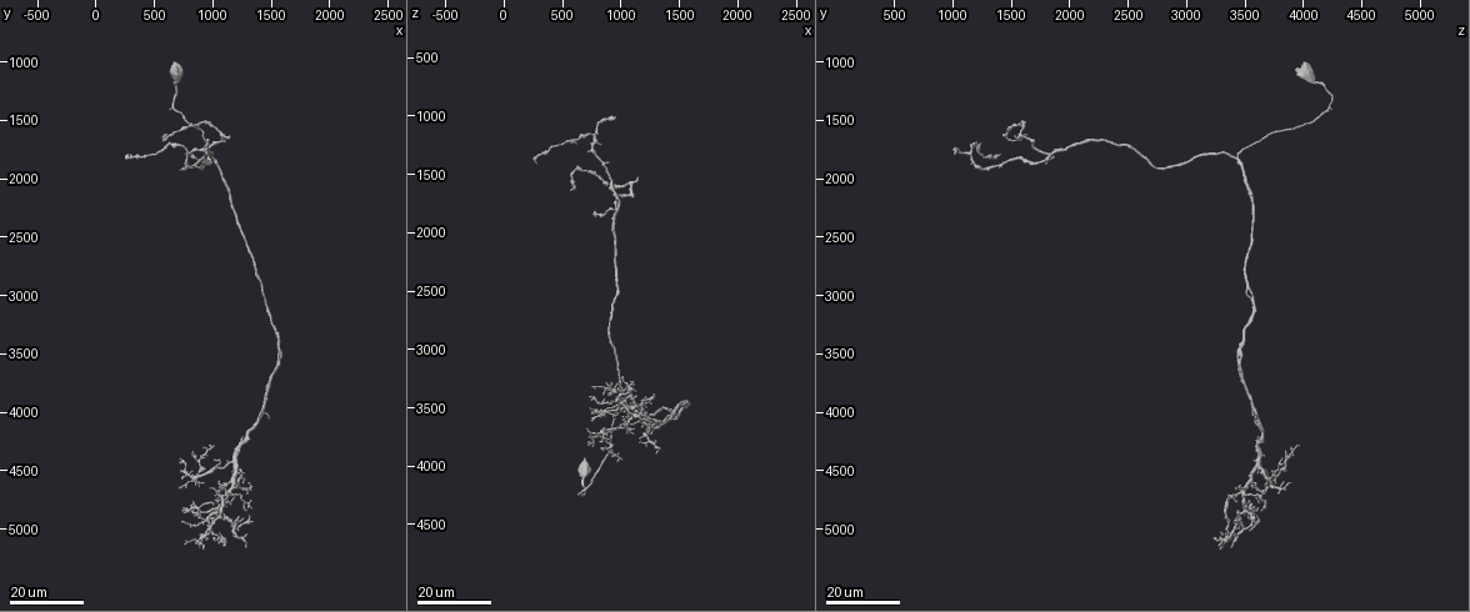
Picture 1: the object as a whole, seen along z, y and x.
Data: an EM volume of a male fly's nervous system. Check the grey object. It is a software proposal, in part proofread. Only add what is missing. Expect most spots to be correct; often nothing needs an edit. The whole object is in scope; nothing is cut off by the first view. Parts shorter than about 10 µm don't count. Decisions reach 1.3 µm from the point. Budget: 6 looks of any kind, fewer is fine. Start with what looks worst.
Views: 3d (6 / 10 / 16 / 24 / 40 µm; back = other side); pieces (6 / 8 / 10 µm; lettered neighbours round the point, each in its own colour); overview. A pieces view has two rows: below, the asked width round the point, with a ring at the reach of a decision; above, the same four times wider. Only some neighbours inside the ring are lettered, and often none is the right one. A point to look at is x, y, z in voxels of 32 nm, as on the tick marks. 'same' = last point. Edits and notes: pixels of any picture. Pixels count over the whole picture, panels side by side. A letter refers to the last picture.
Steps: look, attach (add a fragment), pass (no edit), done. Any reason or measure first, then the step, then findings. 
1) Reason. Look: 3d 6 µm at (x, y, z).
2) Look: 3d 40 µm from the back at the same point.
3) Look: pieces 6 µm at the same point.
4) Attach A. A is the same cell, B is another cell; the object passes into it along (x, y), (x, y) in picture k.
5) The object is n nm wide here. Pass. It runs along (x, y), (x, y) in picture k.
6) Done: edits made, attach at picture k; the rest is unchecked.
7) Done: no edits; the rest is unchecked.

Thin end. Look: 3d 24 µm at (1160, 1640, 1540).

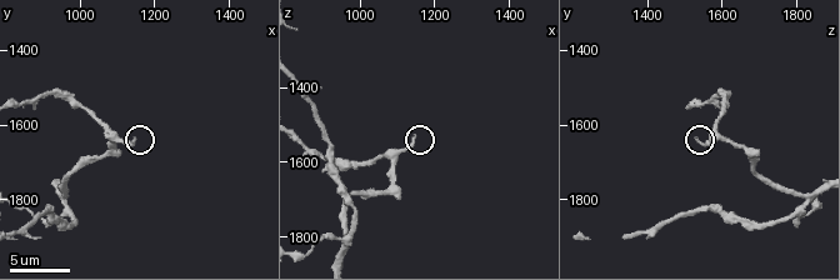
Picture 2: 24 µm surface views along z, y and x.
Look: pieces 10 µm at (1140, 1640, 1540).

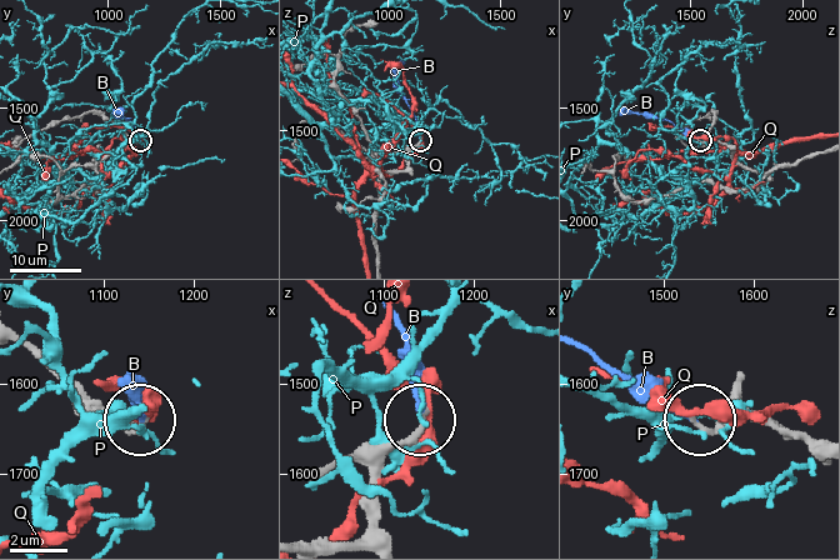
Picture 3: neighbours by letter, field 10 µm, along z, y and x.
Attach B. B is the same cell, P and Q are other cells; it goes on there.

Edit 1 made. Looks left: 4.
See it whole again. Look: overview.

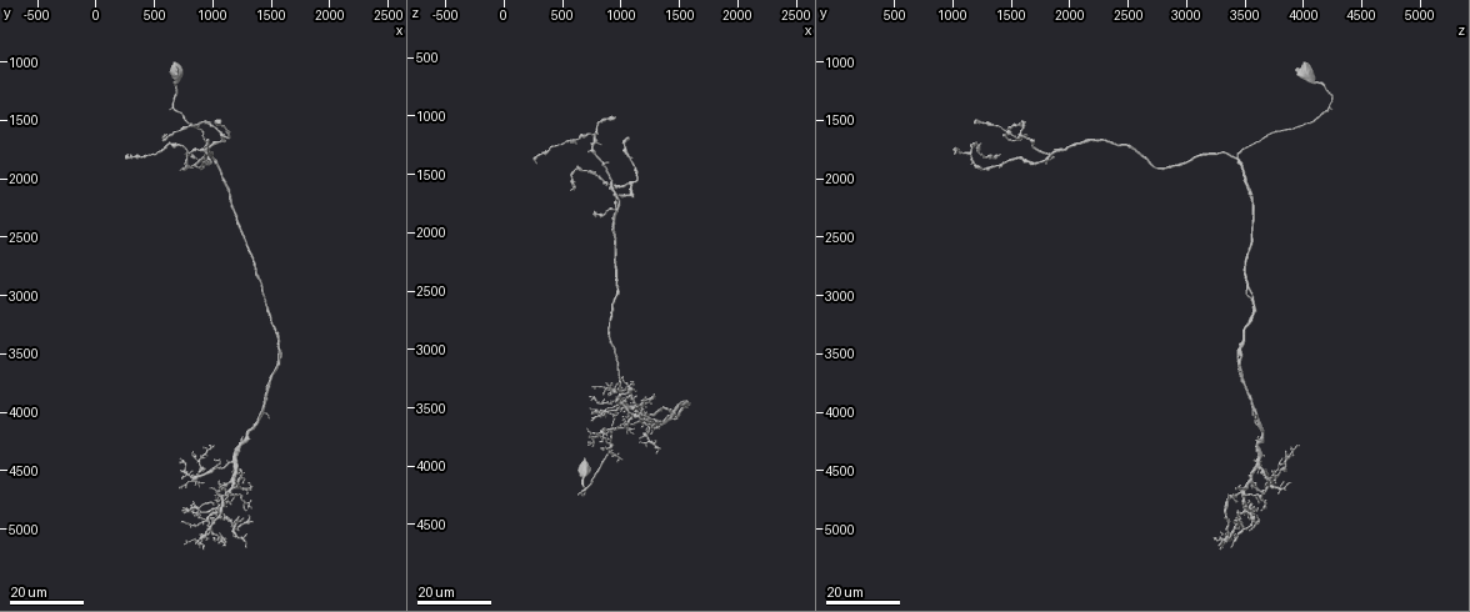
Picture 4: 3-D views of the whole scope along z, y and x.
Long arm stops here. Look: 3d 24 µm at (1080, 1520, 1200).

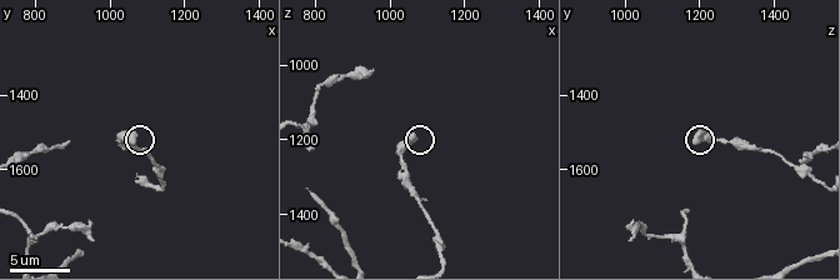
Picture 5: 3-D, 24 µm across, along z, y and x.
See the neighbours. Look: pieces 10 µm at (1060, 1530, 1190).

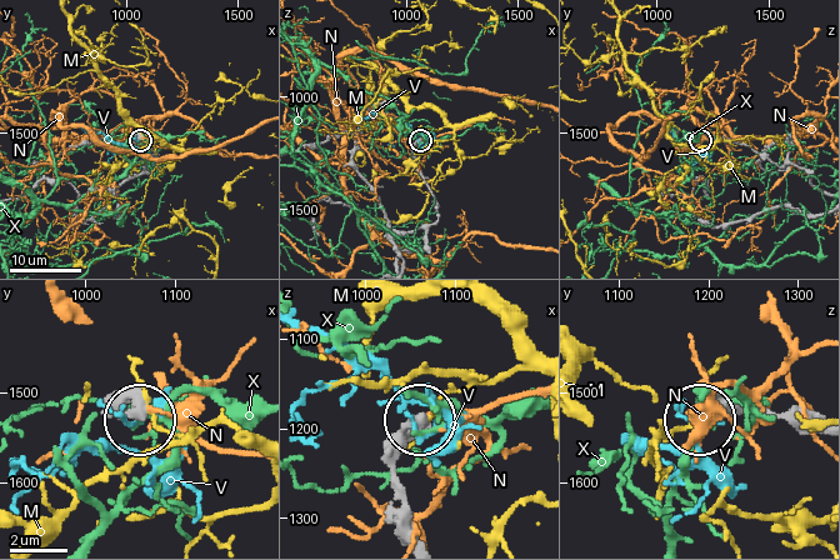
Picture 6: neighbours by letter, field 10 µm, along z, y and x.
Pass. M, N, V and X are other cells; it runs along (420, 536), (396, 471), (399, 443), (415, 424) in picture 6; none of them fits.

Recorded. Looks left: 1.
Done: edits made, attach at picture 3; the rest is unchecked.

